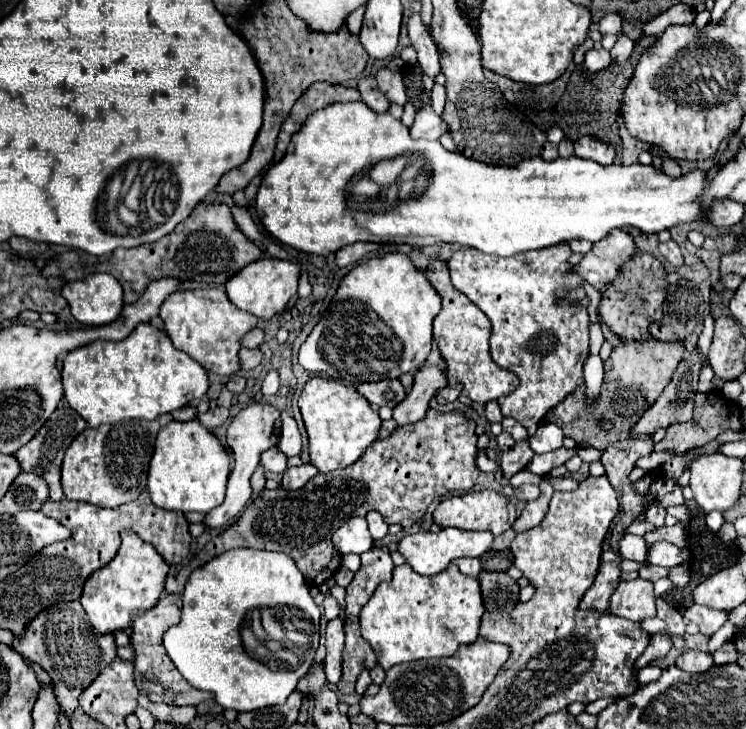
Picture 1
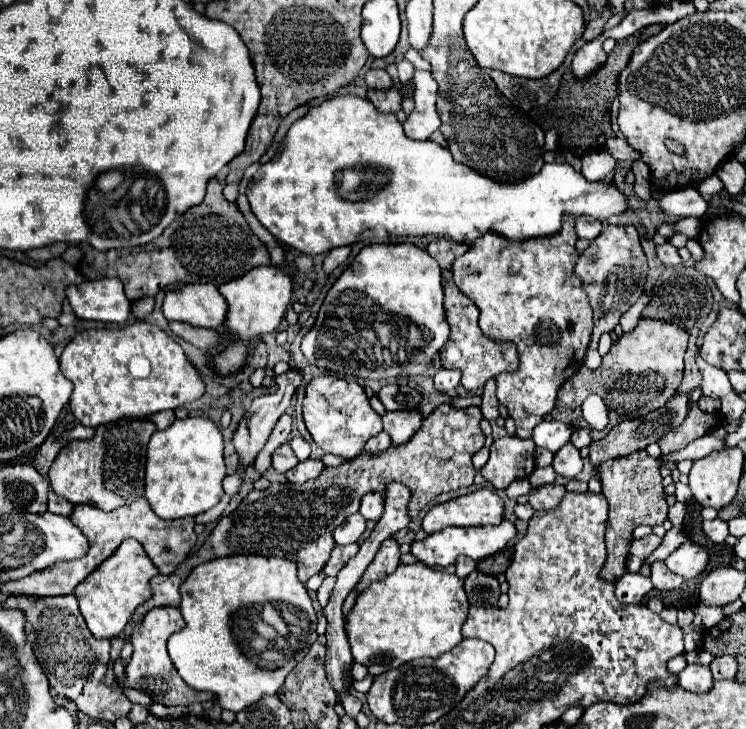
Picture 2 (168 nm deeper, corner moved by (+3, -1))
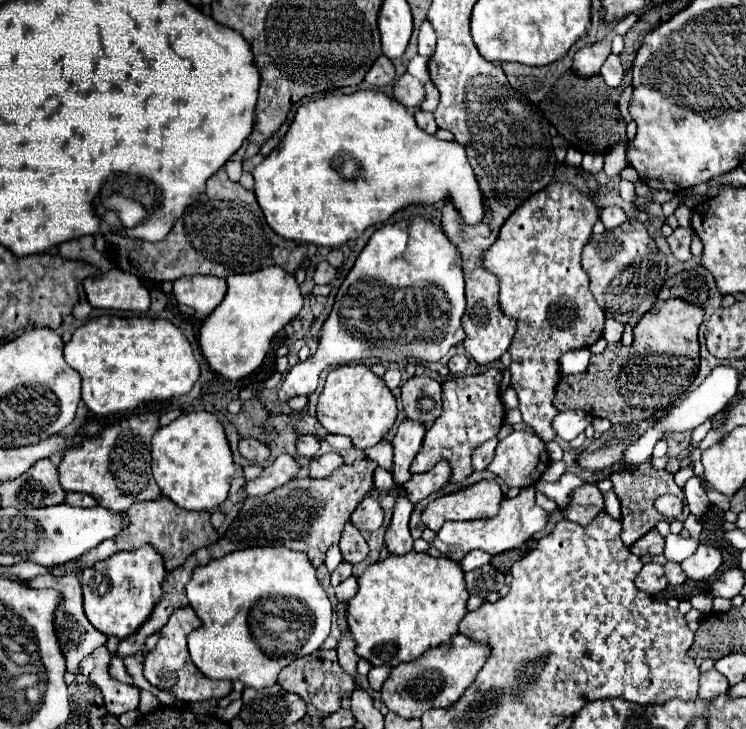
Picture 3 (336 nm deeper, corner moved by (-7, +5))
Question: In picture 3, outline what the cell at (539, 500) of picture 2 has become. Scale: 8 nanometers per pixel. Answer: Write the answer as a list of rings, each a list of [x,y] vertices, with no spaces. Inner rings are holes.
[[[584,484],[570,494],[570,504],[566,504],[566,508],[560,508],[560,514],[570,522],[586,526],[602,508],[602,492],[594,484]]]

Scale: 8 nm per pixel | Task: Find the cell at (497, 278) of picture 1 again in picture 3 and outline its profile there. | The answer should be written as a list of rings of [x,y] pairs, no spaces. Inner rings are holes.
[[[552,182],[546,190],[536,192],[526,200],[526,204],[518,206],[518,212],[506,220],[502,226],[498,240],[484,252],[482,264],[488,272],[492,272],[500,280],[500,308],[504,316],[510,316],[518,322],[518,330],[514,334],[510,346],[510,386],[516,390],[520,400],[520,412],[524,424],[532,428],[544,442],[554,440],[552,418],[558,414],[552,408],[552,400],[556,394],[556,386],[560,380],[560,358],[562,354],[578,348],[590,348],[604,330],[604,312],[596,304],[590,288],[588,274],[580,266],[580,256],[584,244],[592,236],[592,226],[598,220],[596,204],[584,196],[576,186],[568,182]]]

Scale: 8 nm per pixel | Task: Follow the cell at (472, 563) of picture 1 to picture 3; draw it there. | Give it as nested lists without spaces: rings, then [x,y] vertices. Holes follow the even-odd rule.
[[[472,550],[464,560],[462,560],[462,568],[468,572],[468,570],[476,570],[478,566],[484,566],[490,562],[490,554],[482,552],[482,550]]]

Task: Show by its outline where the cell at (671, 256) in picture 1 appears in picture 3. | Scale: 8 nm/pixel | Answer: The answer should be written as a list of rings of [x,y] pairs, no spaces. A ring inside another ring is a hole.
[[[676,228],[674,234],[668,236],[670,250],[678,260],[690,260],[692,258],[690,240],[692,240],[692,230],[686,230],[686,228]]]

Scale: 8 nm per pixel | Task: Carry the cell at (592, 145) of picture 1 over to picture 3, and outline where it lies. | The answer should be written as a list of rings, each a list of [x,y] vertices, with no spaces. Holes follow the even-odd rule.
[[[616,144],[616,146],[612,146],[612,148],[604,154],[604,174],[606,174],[606,176],[614,178],[614,176],[618,176],[626,166],[630,166],[626,152],[628,152],[628,144]]]

